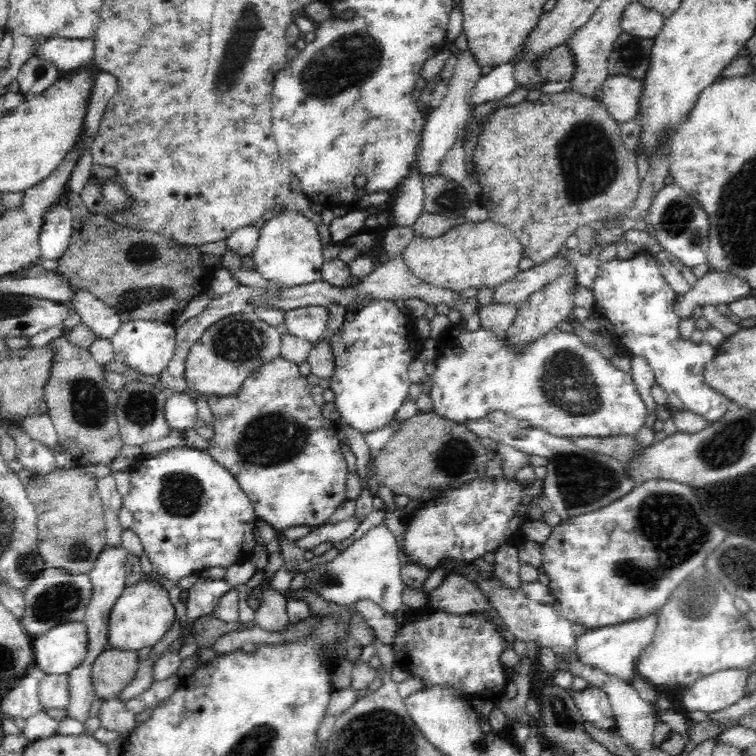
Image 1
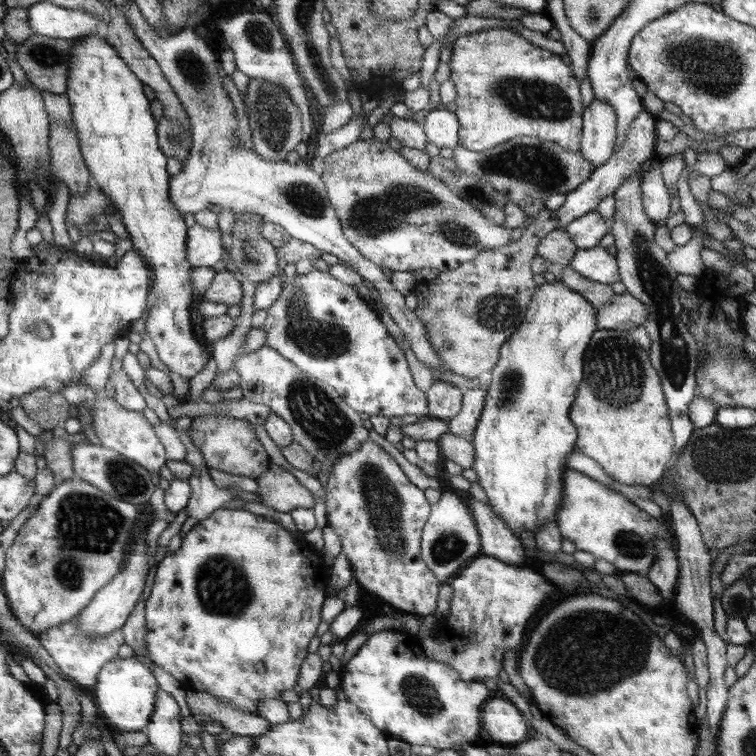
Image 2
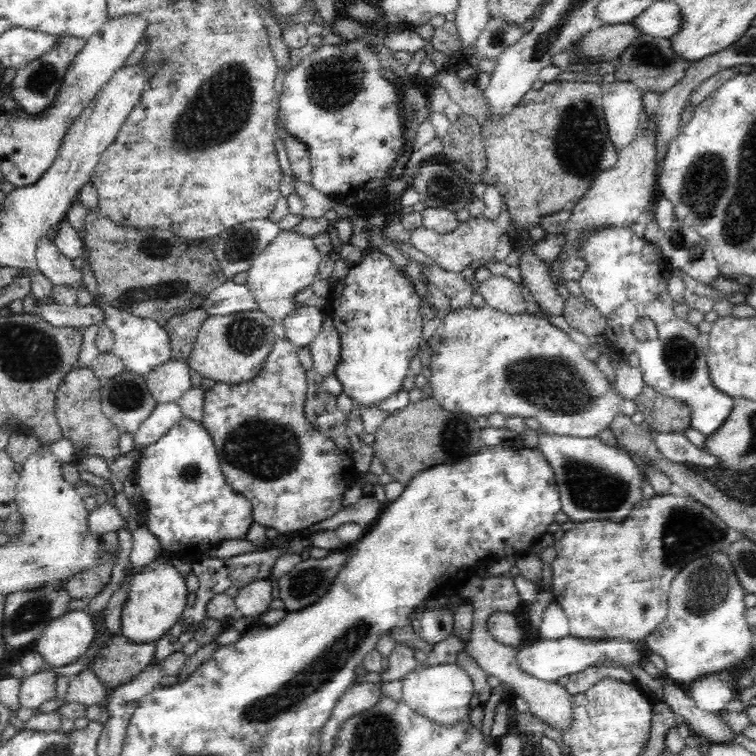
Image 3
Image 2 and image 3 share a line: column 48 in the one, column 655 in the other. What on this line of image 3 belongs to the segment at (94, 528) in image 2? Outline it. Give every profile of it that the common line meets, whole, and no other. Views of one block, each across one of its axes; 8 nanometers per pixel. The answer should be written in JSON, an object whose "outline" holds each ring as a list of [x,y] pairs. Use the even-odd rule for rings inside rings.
{"outline":[[[676,490],[667,495],[654,495],[649,499],[641,498],[640,502],[636,504],[635,508],[620,522],[589,520],[579,523],[574,523],[572,529],[567,530],[564,536],[557,540],[553,547],[556,549],[556,558],[551,562],[551,569],[553,572],[551,581],[552,597],[554,602],[560,604],[564,613],[569,619],[569,630],[572,638],[584,641],[638,641],[646,639],[650,636],[666,620],[667,610],[669,609],[669,591],[672,581],[676,575],[682,570],[686,563],[692,562],[695,558],[700,558],[702,555],[710,554],[711,551],[726,550],[728,545],[740,540],[748,540],[748,535],[734,530],[728,526],[724,520],[718,518],[712,509],[706,505],[698,502],[696,498],[683,494]]]}

